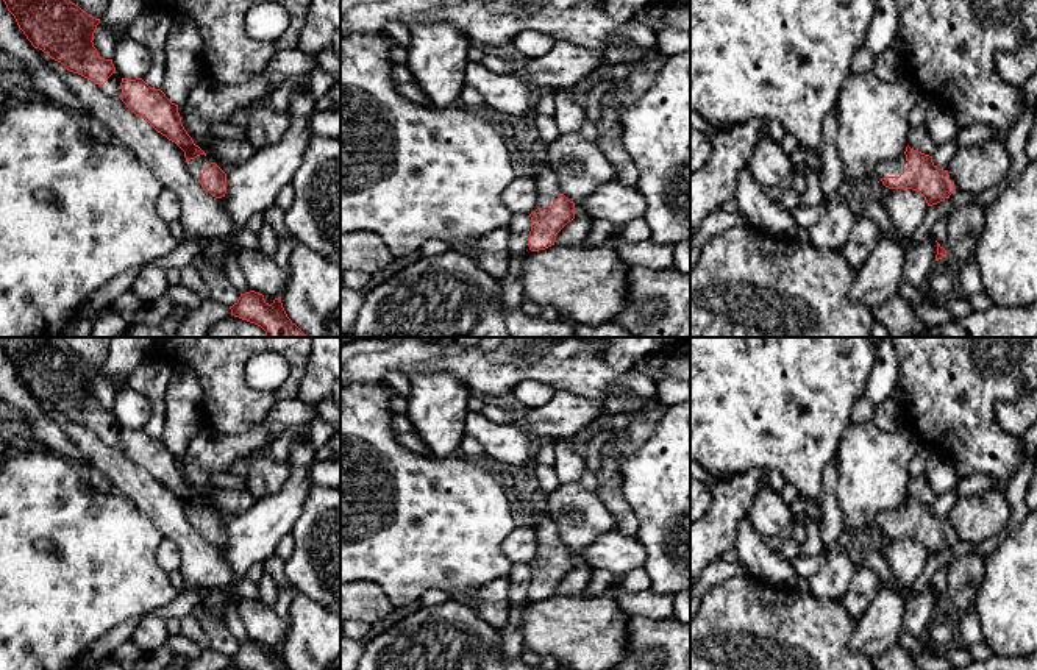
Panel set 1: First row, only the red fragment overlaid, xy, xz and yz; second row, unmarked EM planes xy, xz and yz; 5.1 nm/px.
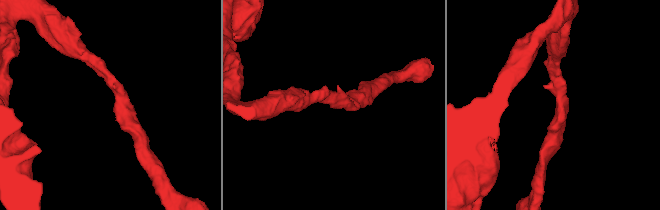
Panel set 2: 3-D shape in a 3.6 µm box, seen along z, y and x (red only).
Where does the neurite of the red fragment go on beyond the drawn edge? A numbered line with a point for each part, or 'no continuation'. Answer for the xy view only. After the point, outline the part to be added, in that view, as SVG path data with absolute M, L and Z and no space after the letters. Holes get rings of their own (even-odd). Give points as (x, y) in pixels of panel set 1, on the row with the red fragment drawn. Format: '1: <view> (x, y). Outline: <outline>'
1: xy (113, 85). Outline: M112 73L108 81L103 84L103 91L120 100L122 97L122 89L120 89L120 83L122 83L122 77L119 77L117 73Z

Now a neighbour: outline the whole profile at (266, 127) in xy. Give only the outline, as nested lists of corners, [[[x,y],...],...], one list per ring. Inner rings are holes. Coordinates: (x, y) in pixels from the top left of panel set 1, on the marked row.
[[[256,106],[250,111],[247,127],[247,141],[253,150],[261,150],[276,144],[290,125],[290,119],[284,112],[273,111],[265,106]]]

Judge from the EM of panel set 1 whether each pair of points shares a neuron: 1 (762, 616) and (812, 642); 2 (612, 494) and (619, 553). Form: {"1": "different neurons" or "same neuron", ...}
{"1": "same neuron", "2": "different neurons"}

